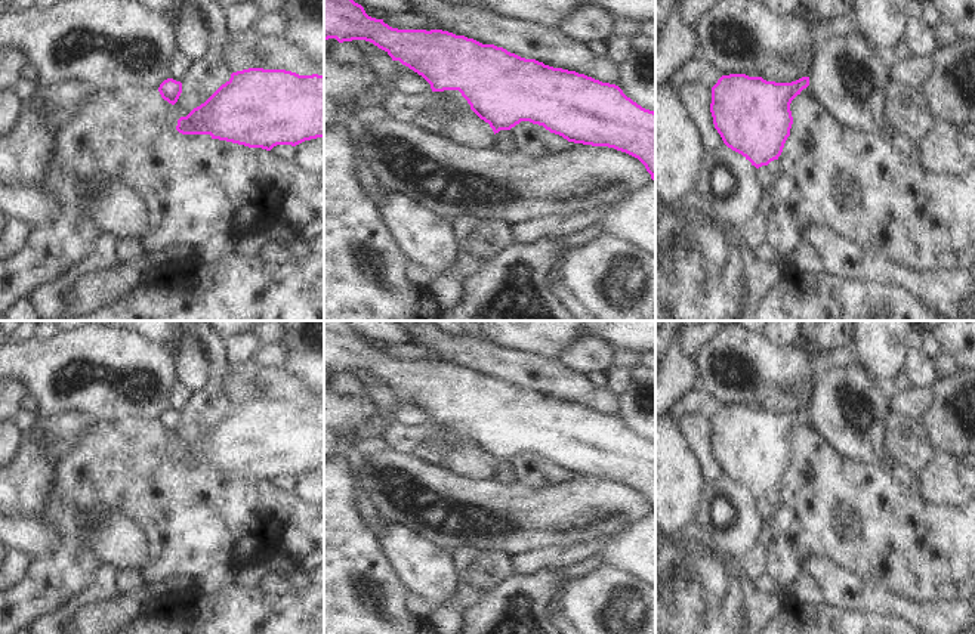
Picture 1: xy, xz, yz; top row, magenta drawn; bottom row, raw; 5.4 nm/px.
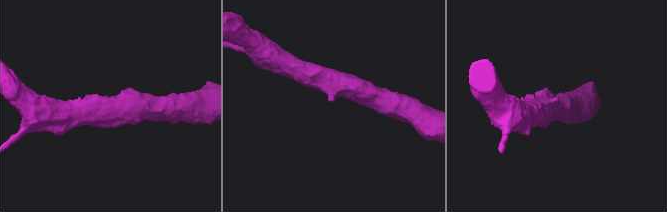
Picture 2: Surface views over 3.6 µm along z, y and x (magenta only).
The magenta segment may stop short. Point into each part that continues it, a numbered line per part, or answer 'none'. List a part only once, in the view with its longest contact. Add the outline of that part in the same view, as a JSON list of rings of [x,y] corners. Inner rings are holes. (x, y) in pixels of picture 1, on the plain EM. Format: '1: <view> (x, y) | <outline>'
1: xz (503, 473) | [[[500,461],[499,464],[496,464],[493,477],[503,485],[512,485],[518,482],[509,461]]]

